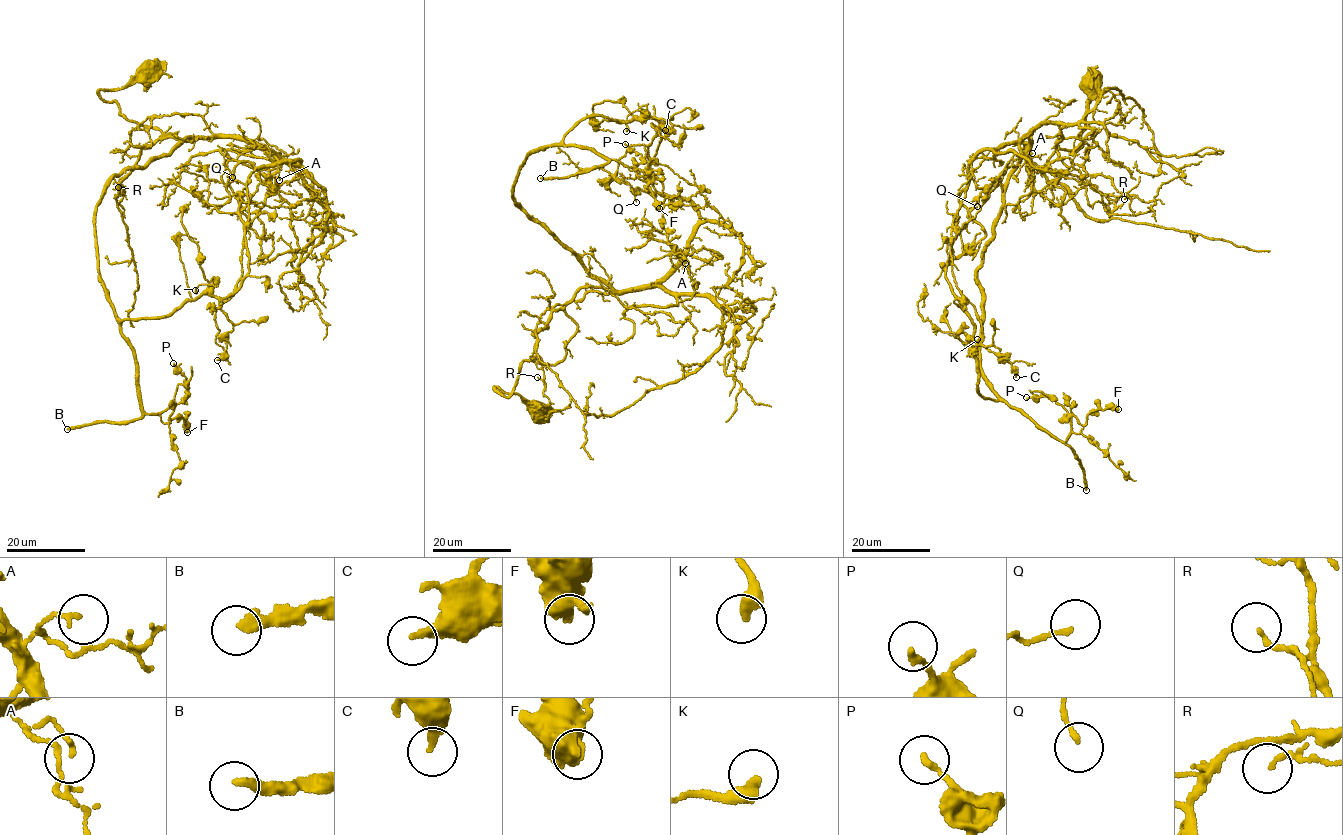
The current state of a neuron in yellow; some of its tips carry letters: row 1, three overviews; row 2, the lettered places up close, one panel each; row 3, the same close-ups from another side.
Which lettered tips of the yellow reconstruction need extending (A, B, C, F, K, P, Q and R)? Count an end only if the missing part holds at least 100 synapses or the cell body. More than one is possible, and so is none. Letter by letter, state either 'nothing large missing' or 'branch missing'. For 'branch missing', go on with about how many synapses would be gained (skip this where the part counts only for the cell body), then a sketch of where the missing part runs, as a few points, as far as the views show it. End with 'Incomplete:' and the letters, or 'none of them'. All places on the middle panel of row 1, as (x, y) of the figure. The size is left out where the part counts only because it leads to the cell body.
A: nothing large missing
B: branch missing; about 350 synapses
C: nothing large missing
F: nothing large missing
K: nothing large missing
P: nothing large missing
Q: nothing large missing
R: nothing large missing
Incomplete: B

